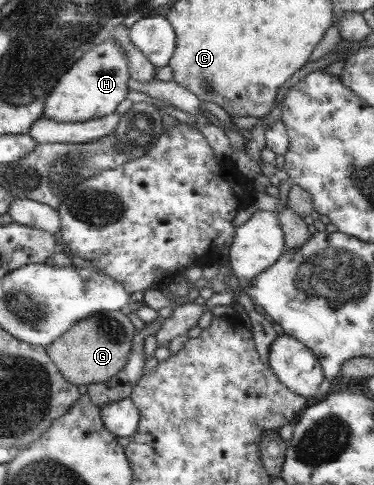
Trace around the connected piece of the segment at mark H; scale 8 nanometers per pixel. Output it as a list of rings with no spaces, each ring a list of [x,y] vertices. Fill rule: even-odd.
[[[113,37],[82,57],[58,83],[44,109],[44,116],[51,120],[75,123],[86,122],[115,113],[119,103],[129,93],[130,64],[122,45]]]

